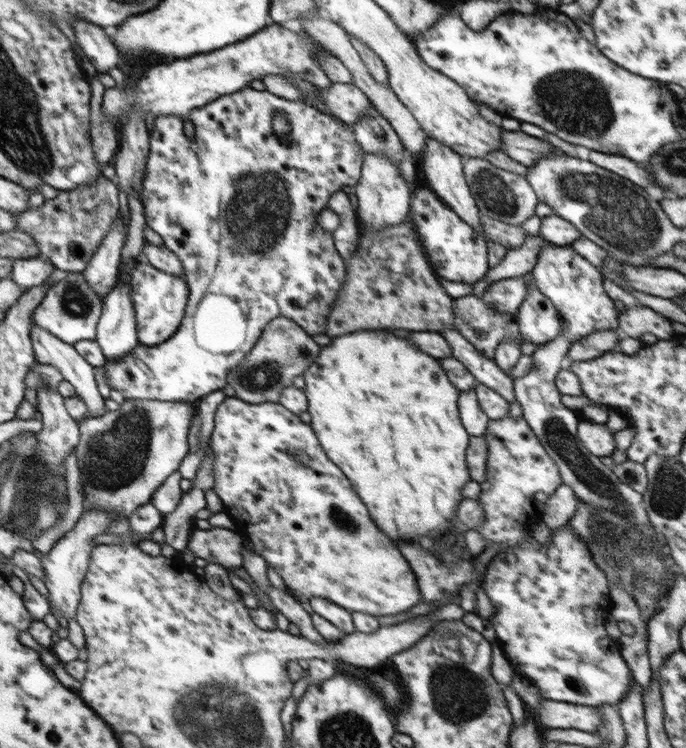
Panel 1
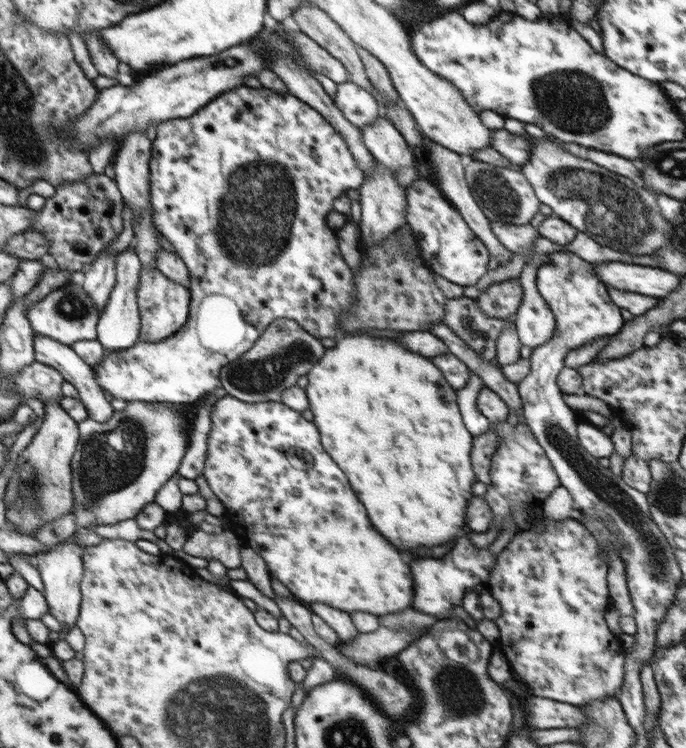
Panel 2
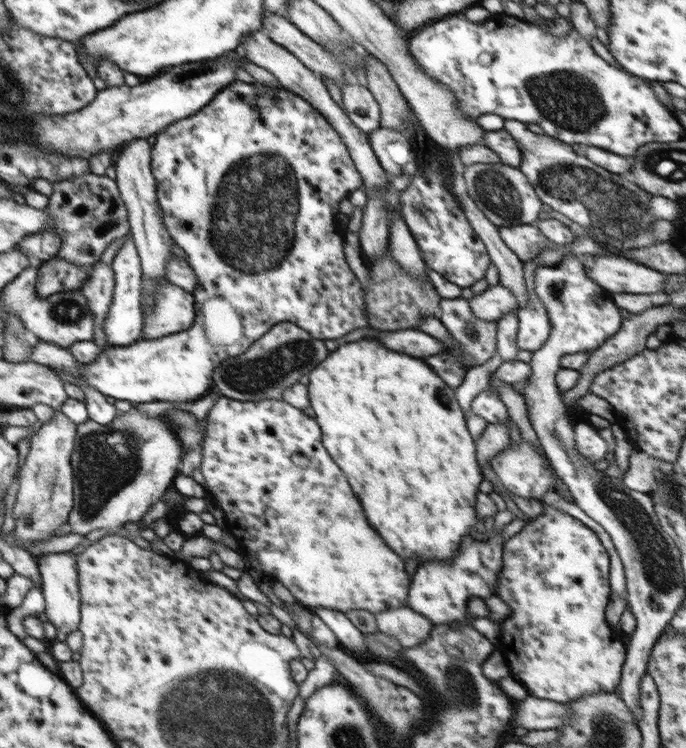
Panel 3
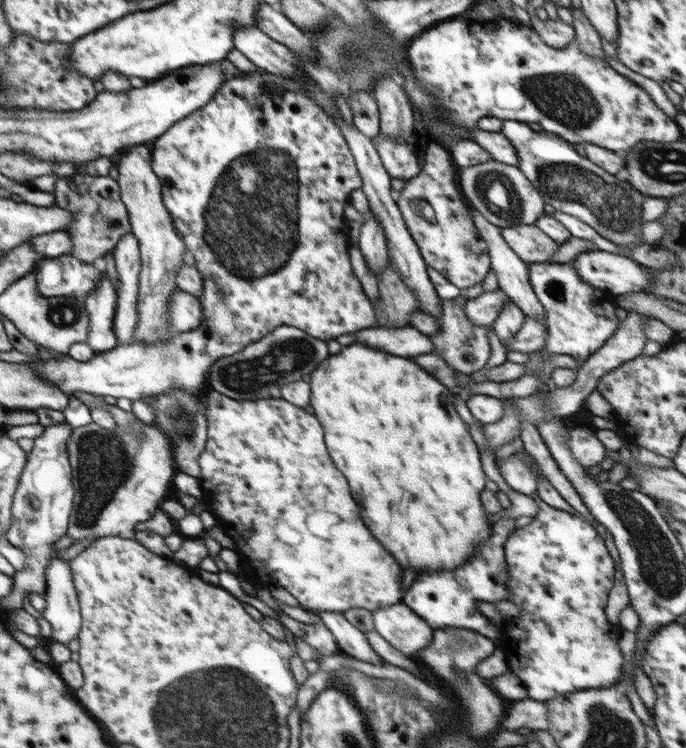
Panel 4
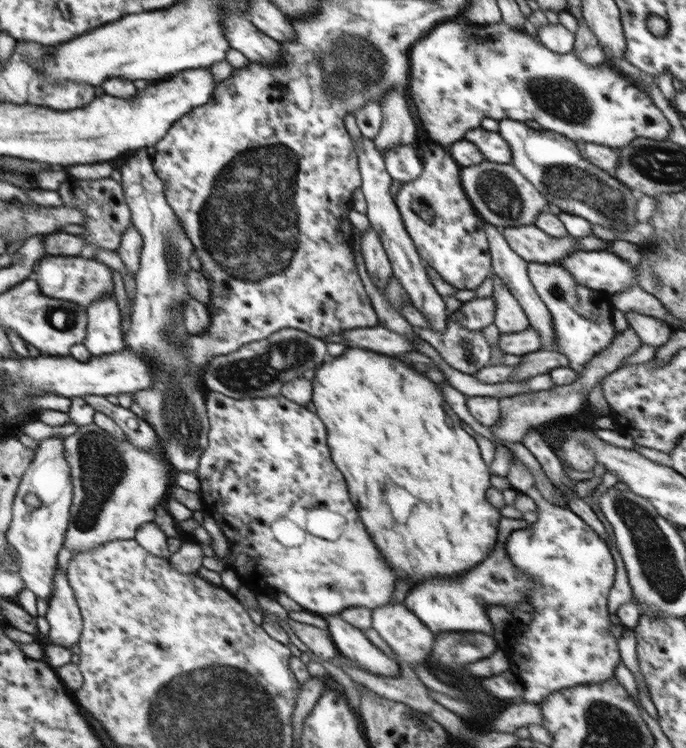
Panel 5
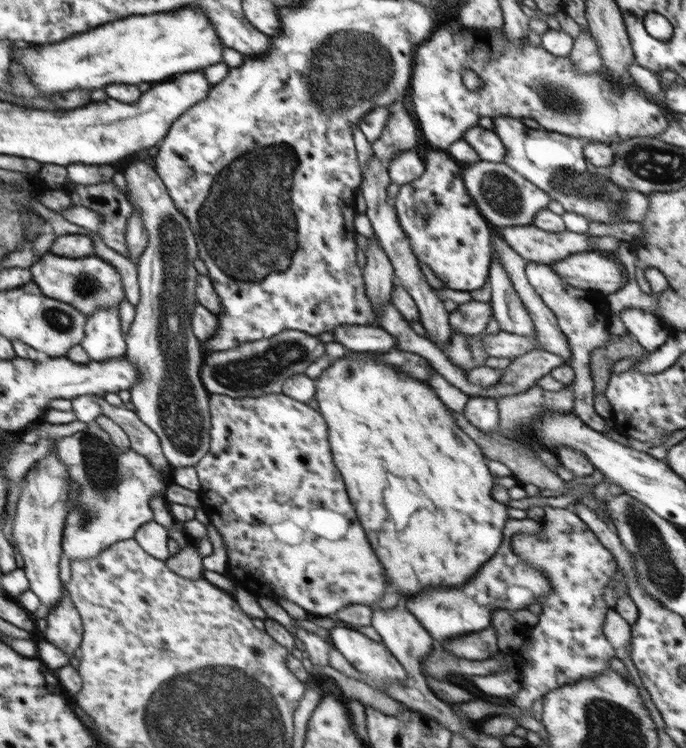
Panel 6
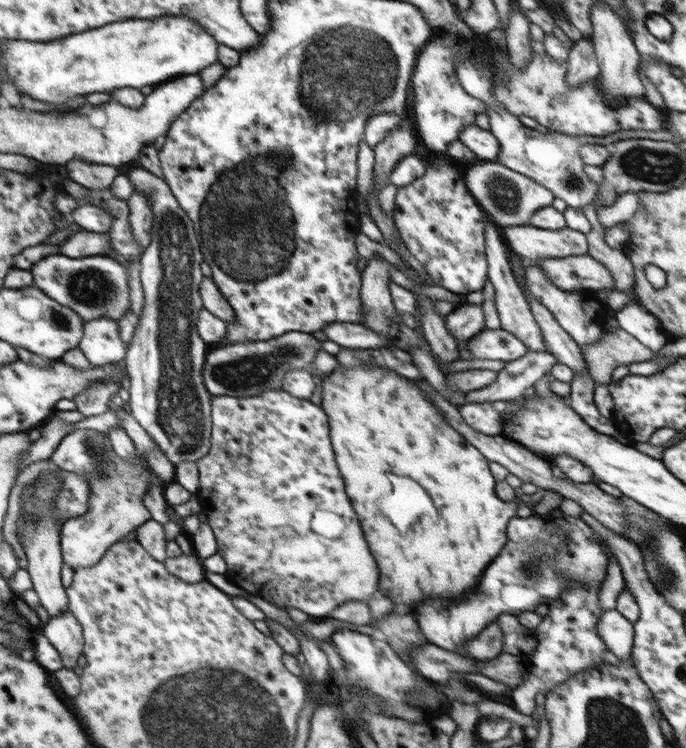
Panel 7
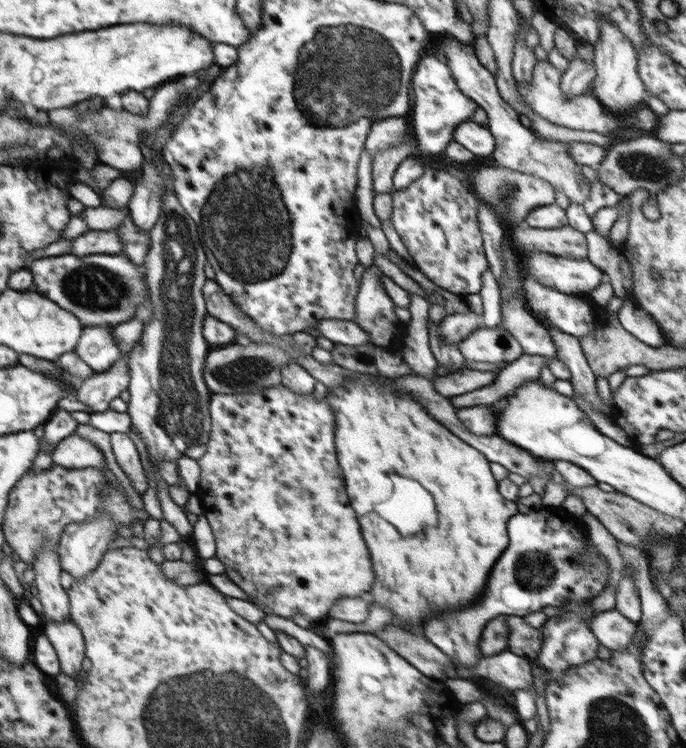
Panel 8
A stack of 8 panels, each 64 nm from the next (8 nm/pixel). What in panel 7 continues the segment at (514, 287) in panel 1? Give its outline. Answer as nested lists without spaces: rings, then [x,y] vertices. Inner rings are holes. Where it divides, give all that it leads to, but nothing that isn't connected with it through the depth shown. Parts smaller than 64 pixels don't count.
[[[462,304],[445,316],[445,325],[449,335],[456,341],[470,340],[486,328],[483,309],[481,305]]]

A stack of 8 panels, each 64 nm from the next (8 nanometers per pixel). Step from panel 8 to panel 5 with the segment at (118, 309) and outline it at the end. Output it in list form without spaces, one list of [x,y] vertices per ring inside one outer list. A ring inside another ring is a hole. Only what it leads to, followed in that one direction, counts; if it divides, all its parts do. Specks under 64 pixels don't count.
[[[45,255],[34,265],[32,277],[39,284],[40,292],[44,293],[44,296],[70,300],[86,308],[95,300],[105,298],[109,294],[115,295],[112,269],[96,258]]]

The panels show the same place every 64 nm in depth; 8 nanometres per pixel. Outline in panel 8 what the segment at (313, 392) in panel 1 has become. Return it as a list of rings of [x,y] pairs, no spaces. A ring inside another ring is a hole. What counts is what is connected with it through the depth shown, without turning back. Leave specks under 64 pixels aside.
[[[351,371],[351,376],[347,376],[347,380],[343,384],[333,386],[333,388],[328,387],[326,399],[328,399],[332,410],[335,412],[334,444],[338,464],[345,476],[346,492],[350,496],[350,504],[356,510],[356,516],[358,516],[358,520],[362,524],[362,536],[364,536],[366,546],[370,550],[372,570],[374,570],[374,576],[376,576],[368,594],[372,598],[372,603],[382,604],[382,606],[392,610],[394,620],[397,619],[401,626],[407,624],[407,626],[412,626],[412,630],[416,633],[421,634],[423,624],[432,616],[440,616],[446,610],[458,610],[458,608],[470,606],[482,596],[492,566],[502,556],[504,548],[509,545],[506,522],[518,512],[518,507],[514,501],[508,501],[500,496],[494,474],[490,472],[490,462],[484,457],[484,454],[480,454],[478,450],[472,448],[466,442],[462,442],[460,438],[456,438],[450,430],[440,426],[434,420],[434,417],[430,416],[414,400],[408,400],[406,396],[396,396],[392,390],[388,390],[391,386],[379,384],[377,382],[378,377],[386,376]]]

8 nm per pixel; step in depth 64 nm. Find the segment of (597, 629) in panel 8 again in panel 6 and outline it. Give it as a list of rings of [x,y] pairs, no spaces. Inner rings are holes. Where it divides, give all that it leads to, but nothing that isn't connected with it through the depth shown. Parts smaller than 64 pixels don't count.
[[[609,609],[606,613],[604,624],[602,625],[603,635],[608,639],[608,642],[614,647],[615,656],[618,657],[622,663],[624,663],[625,669],[630,673],[634,684],[638,686],[640,692],[640,698],[644,700],[644,705],[648,708],[650,717],[654,721],[657,729],[664,731],[666,724],[660,714],[660,711],[654,706],[654,702],[650,697],[650,693],[646,690],[643,682],[639,676],[639,672],[629,655],[626,651],[626,647],[631,644],[631,624],[628,624],[618,611],[615,609]]]

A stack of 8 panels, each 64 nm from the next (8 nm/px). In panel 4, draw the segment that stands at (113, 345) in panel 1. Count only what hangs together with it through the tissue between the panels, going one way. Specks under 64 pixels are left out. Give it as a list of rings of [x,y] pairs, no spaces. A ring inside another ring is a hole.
[[[131,231],[120,237],[113,249],[113,255],[119,278],[113,329],[120,344],[128,344],[138,320],[137,296],[141,269],[139,242]]]

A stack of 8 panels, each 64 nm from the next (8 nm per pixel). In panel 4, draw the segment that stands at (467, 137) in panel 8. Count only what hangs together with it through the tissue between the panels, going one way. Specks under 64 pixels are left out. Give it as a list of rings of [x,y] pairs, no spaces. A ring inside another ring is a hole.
[[[475,127],[469,132],[469,138],[485,148],[494,161],[517,166],[518,157],[516,149],[500,131],[488,132]]]

